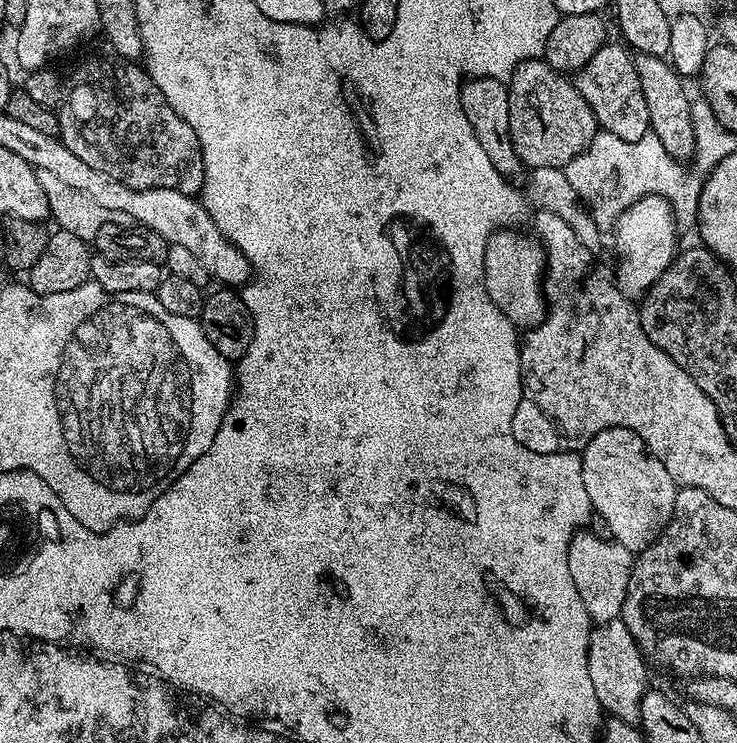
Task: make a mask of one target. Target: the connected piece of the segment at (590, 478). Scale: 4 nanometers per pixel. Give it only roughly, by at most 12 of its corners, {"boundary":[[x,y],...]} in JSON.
{"boundary":[[636,432],[581,451],[613,539],[638,554],[672,518],[678,485]]}

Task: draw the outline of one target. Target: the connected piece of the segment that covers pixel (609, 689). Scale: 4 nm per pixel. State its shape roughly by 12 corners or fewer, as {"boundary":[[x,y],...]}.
{"boundary":[[623,620],[595,629],[590,682],[601,709],[633,726],[646,657]]}

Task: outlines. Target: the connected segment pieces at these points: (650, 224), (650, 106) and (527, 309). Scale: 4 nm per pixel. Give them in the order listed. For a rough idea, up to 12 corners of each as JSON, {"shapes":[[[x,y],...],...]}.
{"shapes":[[[643,196],[616,221],[616,286],[643,297],[678,255],[672,208]],[[637,55],[648,126],[674,159],[696,154],[692,100],[665,57]],[[531,235],[488,239],[484,285],[517,329],[543,324],[544,250]]]}

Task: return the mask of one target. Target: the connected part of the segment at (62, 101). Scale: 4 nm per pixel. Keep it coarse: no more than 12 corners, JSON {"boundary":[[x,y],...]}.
{"boundary":[[88,56],[22,84],[86,166],[196,196],[198,134],[143,67]]}

